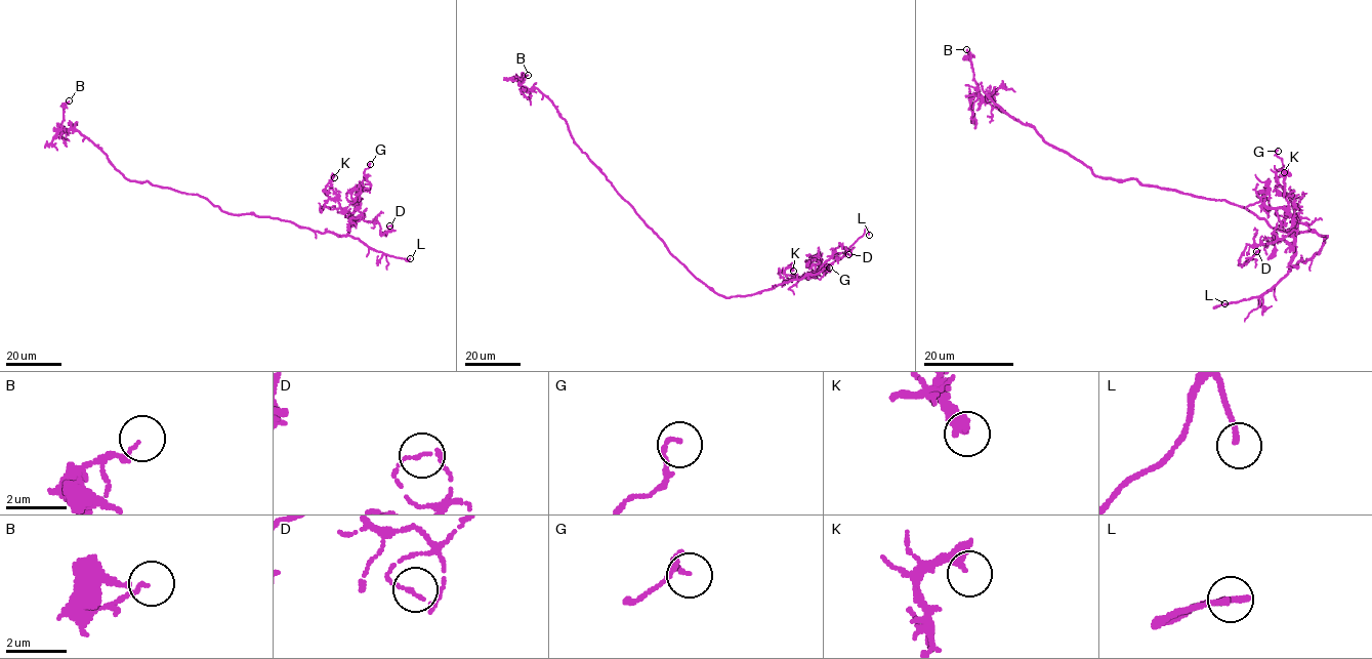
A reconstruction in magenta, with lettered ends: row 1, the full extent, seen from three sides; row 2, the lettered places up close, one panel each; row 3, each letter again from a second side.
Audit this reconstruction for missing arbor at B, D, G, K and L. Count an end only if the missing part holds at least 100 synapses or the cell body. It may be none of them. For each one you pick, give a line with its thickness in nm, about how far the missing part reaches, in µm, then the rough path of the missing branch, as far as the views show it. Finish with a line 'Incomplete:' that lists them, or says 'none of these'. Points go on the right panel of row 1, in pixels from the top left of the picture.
L: Thickness 160 nm. Missing length about 25 µm. Course of what is missing: (1224, 303), (1235, 301), (1262, 285), (1291, 276), (1298, 269), (1302, 271)
Incomplete: L

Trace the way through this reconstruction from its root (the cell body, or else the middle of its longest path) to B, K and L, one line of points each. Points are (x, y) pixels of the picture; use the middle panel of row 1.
B: (665, 243), (575, 142), (553, 104), (536, 88), (527, 88), (521, 84), (523, 77), (528, 75)
K: (665, 243), (696, 278), (725, 297), (754, 294), (809, 277), (800, 279), (784, 274), (790, 265), (793, 271)
L: (665, 243), (696, 278), (730, 297), (754, 294), (818, 274), (838, 260), (866, 229), (869, 235)

